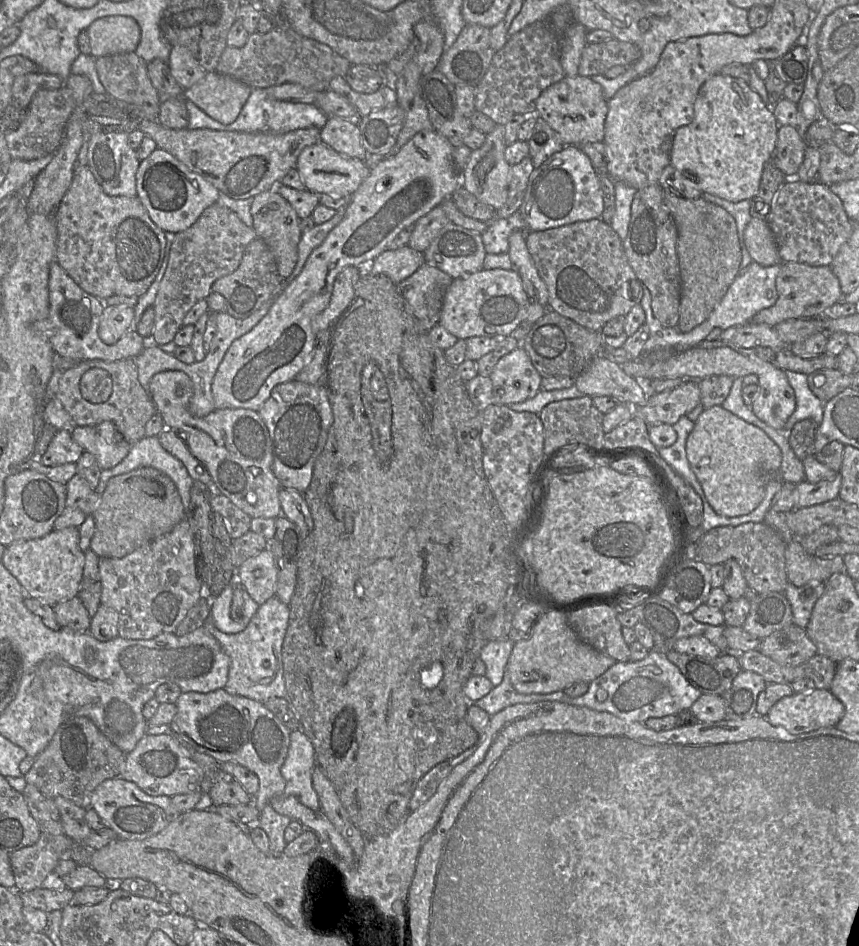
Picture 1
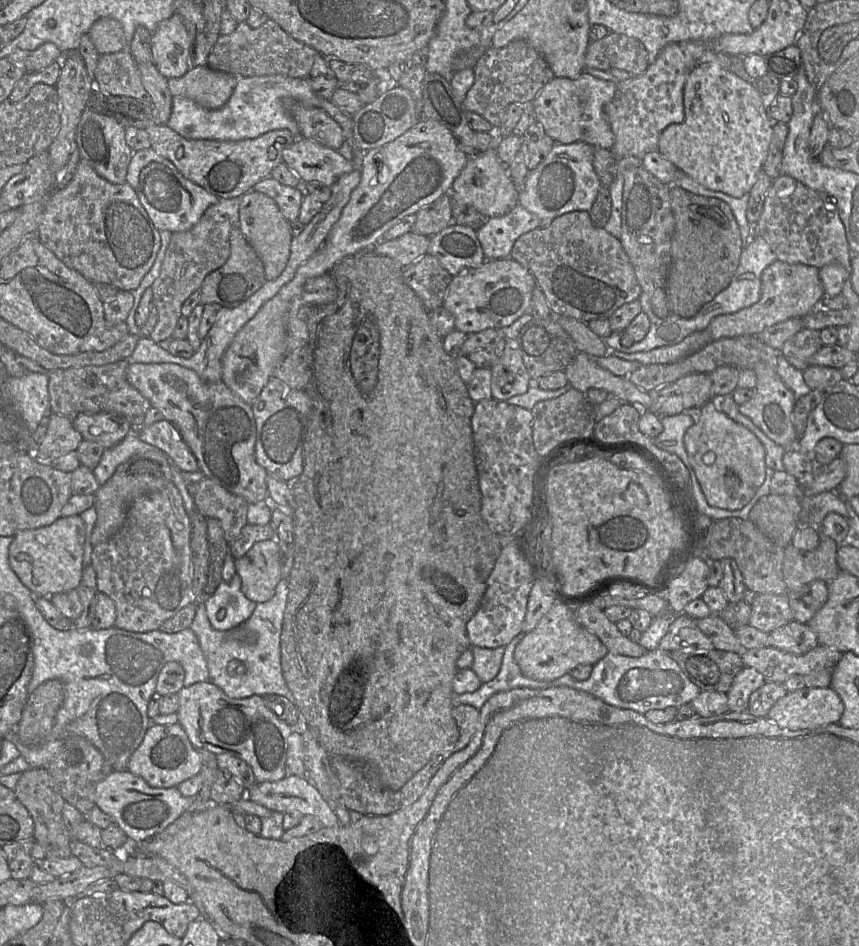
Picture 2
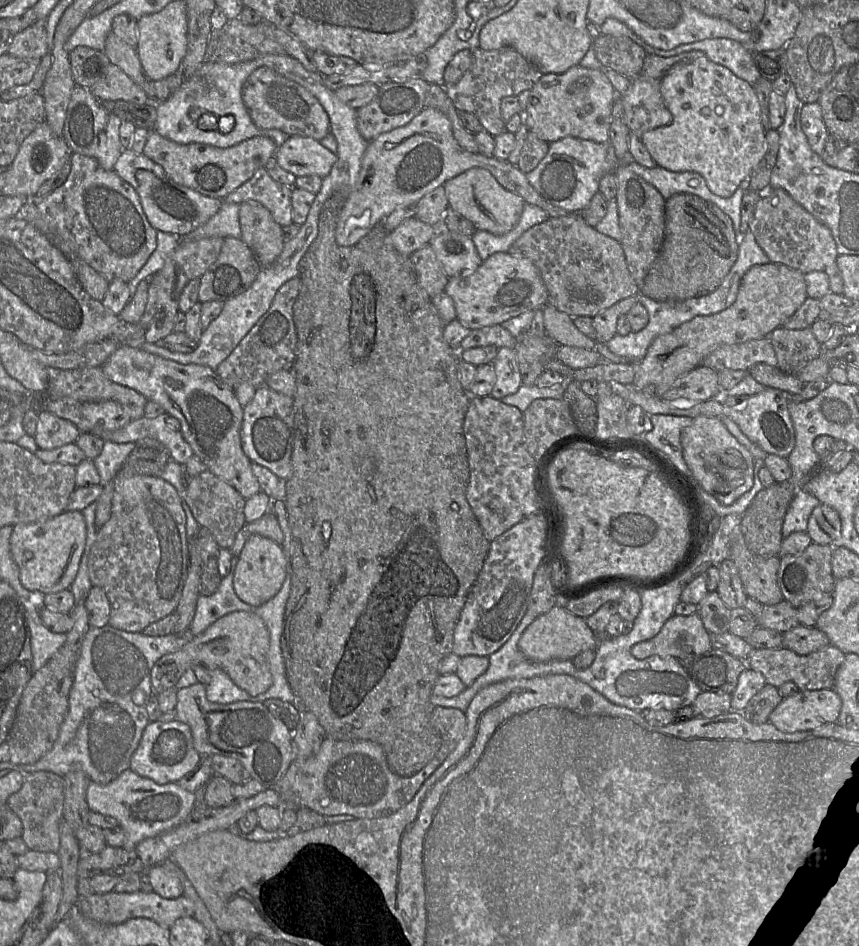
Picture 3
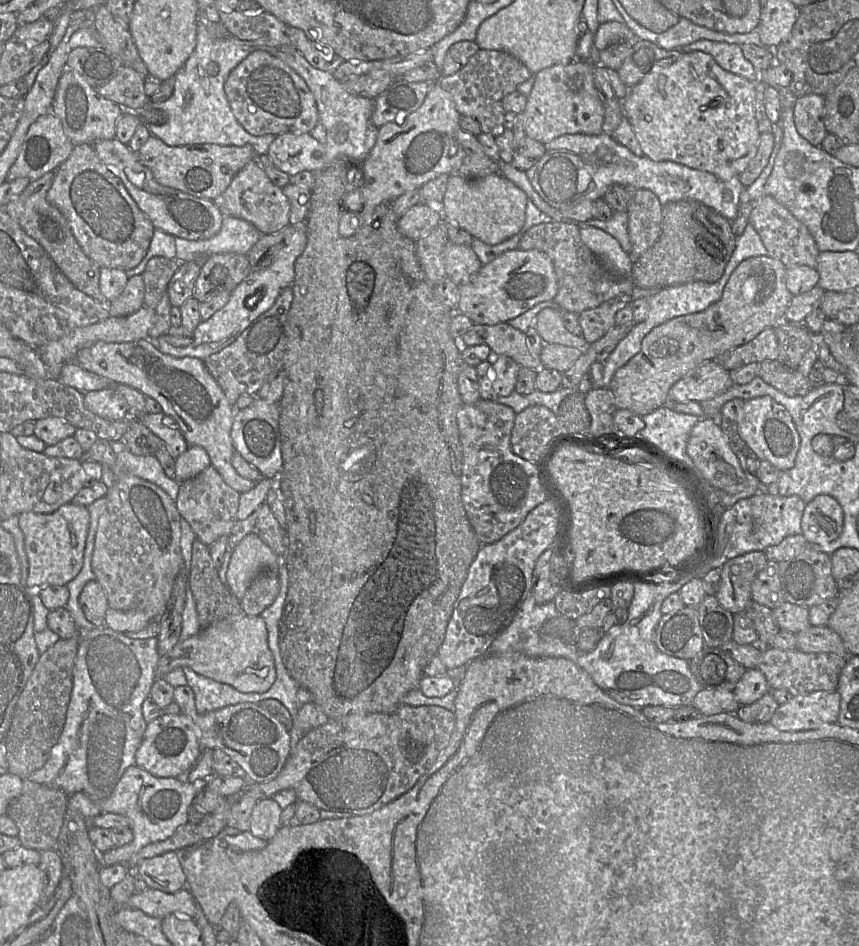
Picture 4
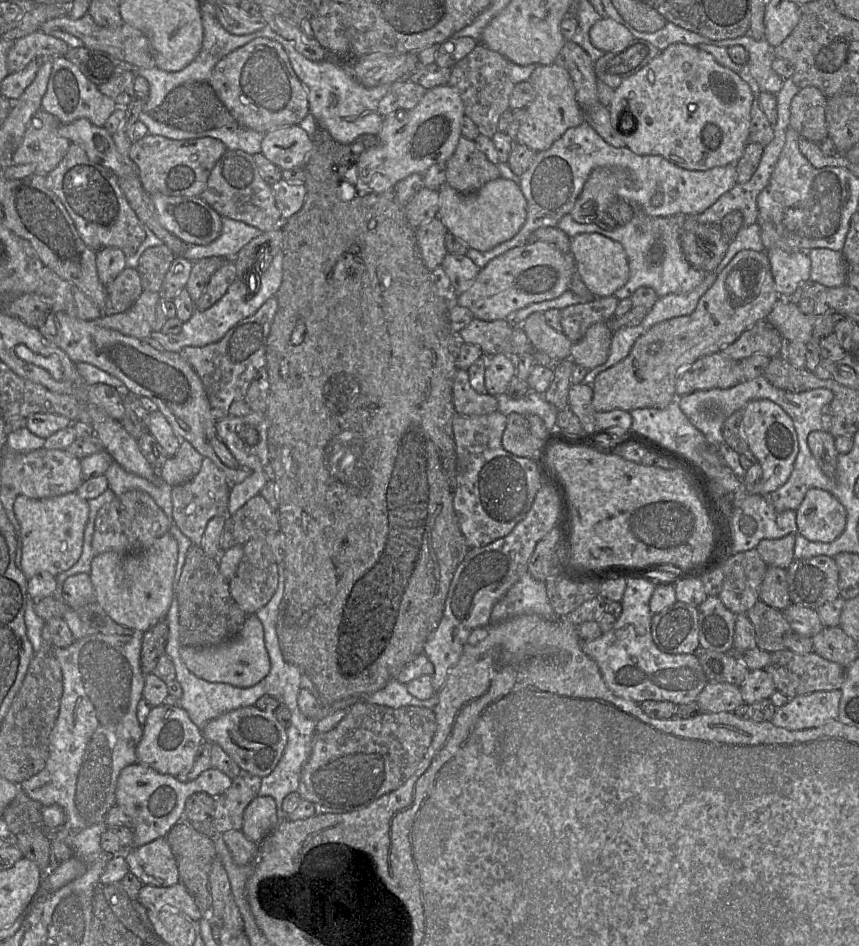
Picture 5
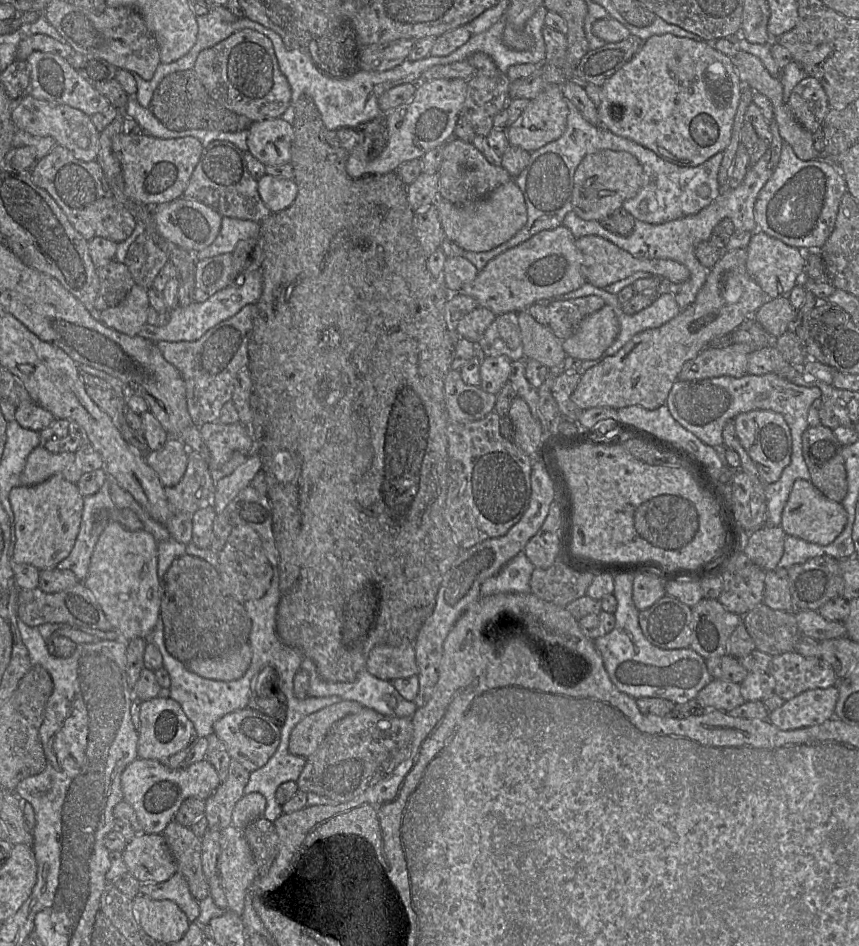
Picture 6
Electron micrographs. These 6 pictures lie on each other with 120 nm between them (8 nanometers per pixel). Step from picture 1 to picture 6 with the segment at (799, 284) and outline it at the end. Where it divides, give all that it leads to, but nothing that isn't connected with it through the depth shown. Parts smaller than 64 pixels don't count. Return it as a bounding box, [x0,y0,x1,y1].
[571,249,766,410]

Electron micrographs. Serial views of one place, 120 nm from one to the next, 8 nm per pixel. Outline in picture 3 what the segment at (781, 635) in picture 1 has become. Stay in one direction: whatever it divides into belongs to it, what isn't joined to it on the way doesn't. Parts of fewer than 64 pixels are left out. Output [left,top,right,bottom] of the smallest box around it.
[783,625,830,655]

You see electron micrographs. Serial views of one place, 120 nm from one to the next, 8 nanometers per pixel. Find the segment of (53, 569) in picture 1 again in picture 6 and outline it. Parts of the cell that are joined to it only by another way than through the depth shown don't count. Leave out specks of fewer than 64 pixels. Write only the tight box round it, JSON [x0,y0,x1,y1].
[9,476,84,570]

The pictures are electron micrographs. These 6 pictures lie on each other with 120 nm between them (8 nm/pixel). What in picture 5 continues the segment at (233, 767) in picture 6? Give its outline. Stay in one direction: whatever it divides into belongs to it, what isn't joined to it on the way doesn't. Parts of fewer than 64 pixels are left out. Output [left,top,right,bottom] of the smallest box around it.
[211,769,261,834]

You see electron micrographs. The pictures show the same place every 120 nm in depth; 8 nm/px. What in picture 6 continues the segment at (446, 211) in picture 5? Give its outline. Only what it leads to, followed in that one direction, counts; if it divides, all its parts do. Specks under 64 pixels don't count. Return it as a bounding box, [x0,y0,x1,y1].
[437,179,528,251]

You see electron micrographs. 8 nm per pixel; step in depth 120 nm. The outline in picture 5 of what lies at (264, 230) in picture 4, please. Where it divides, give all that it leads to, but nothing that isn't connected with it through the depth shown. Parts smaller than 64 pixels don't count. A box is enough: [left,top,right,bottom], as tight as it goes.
[200,149,283,232]

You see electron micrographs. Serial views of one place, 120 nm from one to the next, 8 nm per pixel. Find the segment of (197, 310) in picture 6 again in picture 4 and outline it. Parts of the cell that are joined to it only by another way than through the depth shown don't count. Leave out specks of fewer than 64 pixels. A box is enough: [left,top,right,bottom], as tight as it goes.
[157,226,307,360]

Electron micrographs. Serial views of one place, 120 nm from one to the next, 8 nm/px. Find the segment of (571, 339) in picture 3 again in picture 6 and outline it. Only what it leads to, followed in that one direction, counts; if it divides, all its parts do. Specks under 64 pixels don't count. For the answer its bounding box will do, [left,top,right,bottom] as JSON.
[518,310,566,369]

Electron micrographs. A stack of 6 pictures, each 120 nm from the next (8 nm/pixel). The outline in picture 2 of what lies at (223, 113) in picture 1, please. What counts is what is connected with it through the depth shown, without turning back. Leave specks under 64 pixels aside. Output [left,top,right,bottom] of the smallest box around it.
[168,66,236,110]

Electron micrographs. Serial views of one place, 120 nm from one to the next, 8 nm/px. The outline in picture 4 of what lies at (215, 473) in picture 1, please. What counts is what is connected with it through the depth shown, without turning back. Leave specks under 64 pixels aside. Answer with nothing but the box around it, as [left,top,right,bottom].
[74,339,256,493]

